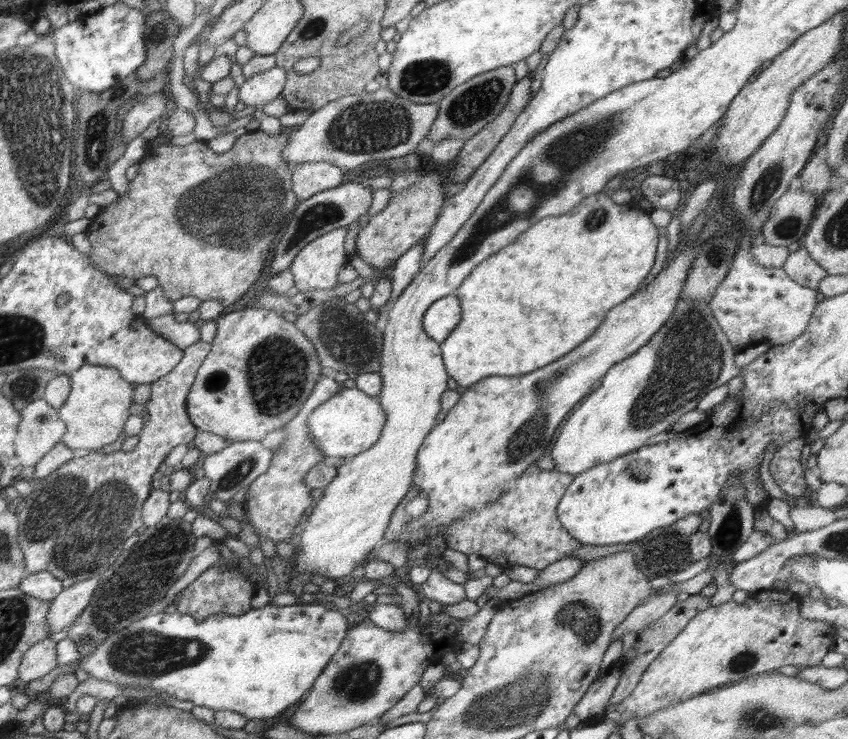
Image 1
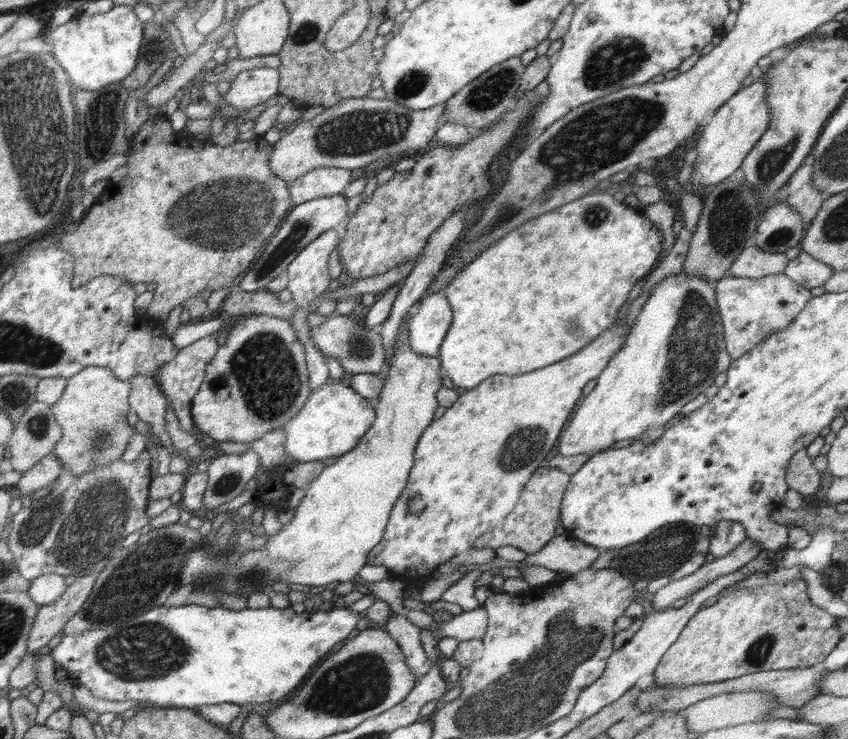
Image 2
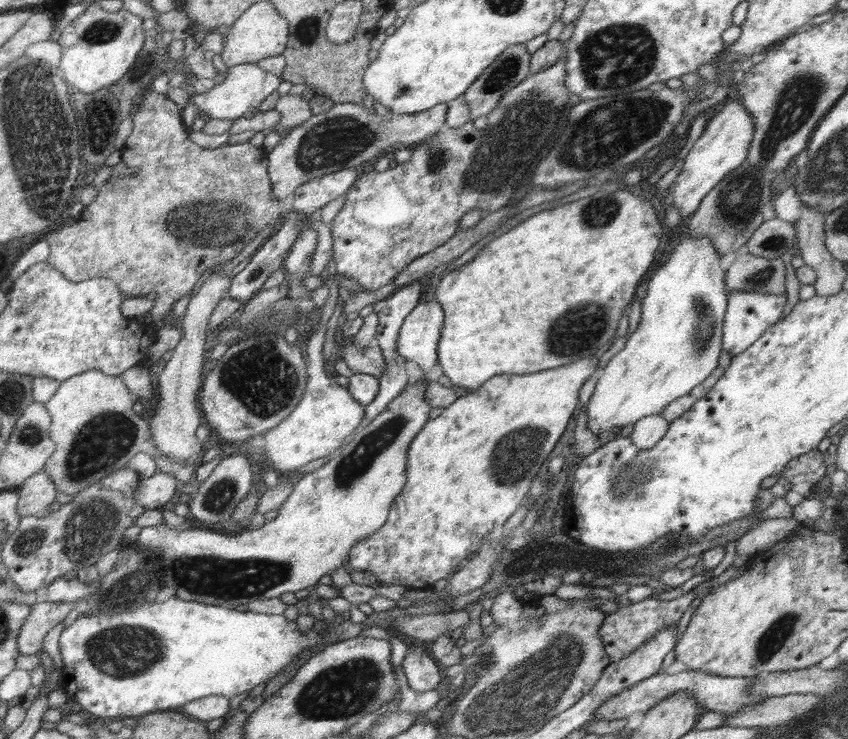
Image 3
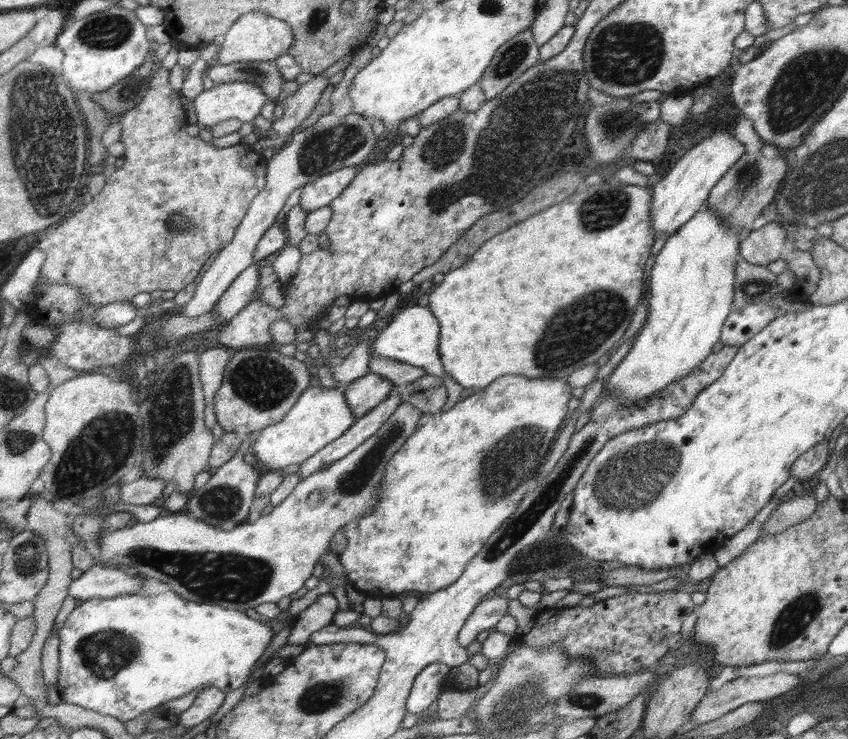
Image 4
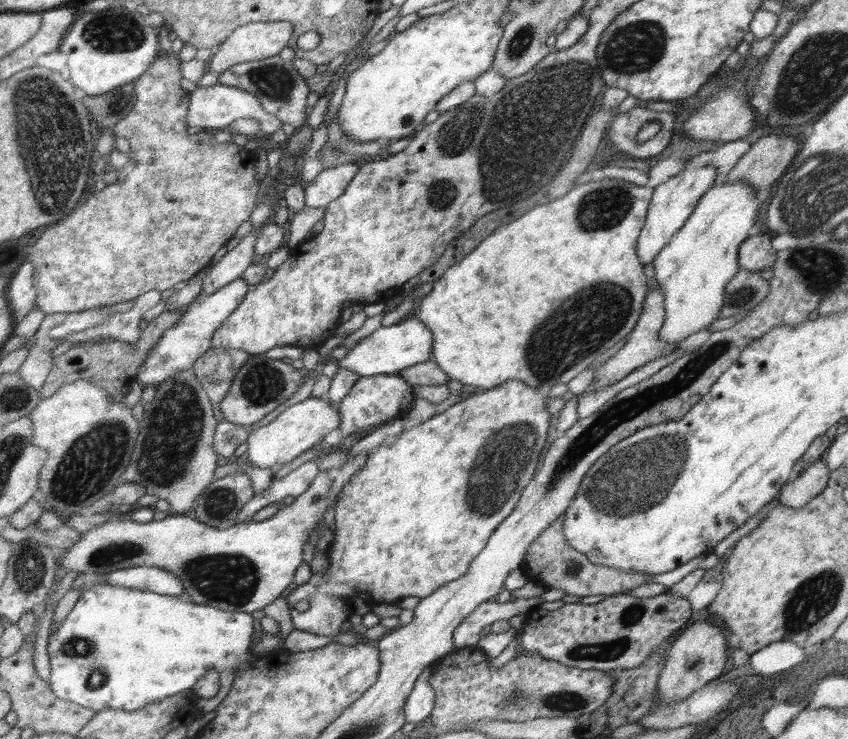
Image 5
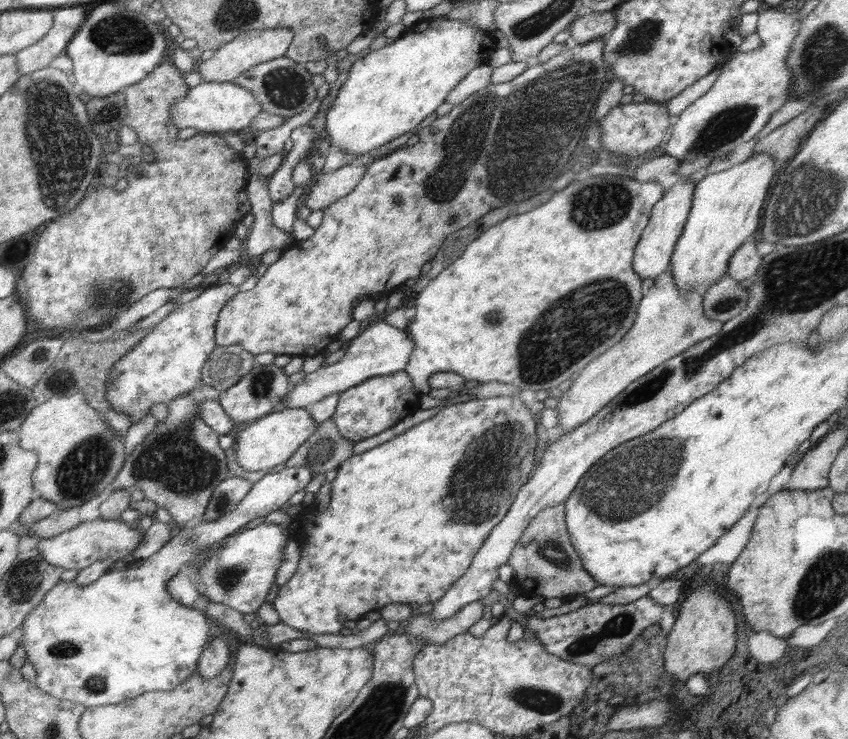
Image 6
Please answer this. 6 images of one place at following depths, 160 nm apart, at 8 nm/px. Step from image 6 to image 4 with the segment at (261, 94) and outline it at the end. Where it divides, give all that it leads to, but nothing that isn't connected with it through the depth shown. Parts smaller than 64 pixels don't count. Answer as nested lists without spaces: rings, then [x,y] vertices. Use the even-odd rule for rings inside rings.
[[[244,60],[244,62],[233,62],[232,65],[212,62],[206,77],[214,85],[230,82],[254,84],[256,88],[260,88],[266,94],[267,100],[275,104],[281,93],[282,85],[286,83],[273,60]]]

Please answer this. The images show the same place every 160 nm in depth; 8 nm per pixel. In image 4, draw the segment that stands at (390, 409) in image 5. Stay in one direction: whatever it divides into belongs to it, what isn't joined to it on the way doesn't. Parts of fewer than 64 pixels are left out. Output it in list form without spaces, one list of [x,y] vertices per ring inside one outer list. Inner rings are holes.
[[[366,373],[357,378],[343,390],[348,406],[357,419],[366,416],[369,410],[377,407],[394,388],[391,380],[379,374]]]

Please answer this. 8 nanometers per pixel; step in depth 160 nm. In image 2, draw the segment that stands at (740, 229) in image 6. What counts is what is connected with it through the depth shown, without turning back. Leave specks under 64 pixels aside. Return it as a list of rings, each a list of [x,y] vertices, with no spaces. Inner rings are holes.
[[[685,272],[668,276],[655,285],[652,295],[644,303],[639,316],[632,325],[625,345],[610,359],[610,362],[604,367],[604,370],[596,377],[596,386],[592,392],[582,397],[582,400],[578,403],[574,417],[568,422],[568,426],[566,426],[566,430],[564,430],[562,438],[558,442],[558,450],[562,458],[571,458],[572,456],[576,456],[576,454],[591,454],[591,456],[594,456],[611,449],[615,441],[628,440],[628,438],[639,440],[651,426],[664,426],[670,419],[678,415],[685,404],[700,396],[707,388],[710,388],[714,384],[714,378],[718,374],[722,374],[722,372],[728,370],[733,360],[726,351],[721,318],[719,310],[717,309],[715,285],[714,282],[708,282],[705,278],[701,278],[701,276],[687,276]],[[683,275],[685,276],[684,280],[682,282],[678,281],[678,277]]]

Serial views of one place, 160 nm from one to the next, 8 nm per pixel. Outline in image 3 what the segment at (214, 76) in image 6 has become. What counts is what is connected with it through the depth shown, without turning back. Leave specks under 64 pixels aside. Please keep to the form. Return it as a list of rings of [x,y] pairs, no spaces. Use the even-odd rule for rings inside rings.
[[[260,1],[247,9],[224,35],[224,51],[221,53],[226,67],[257,63],[266,57],[282,55],[287,48],[288,21],[276,10],[273,2]]]

